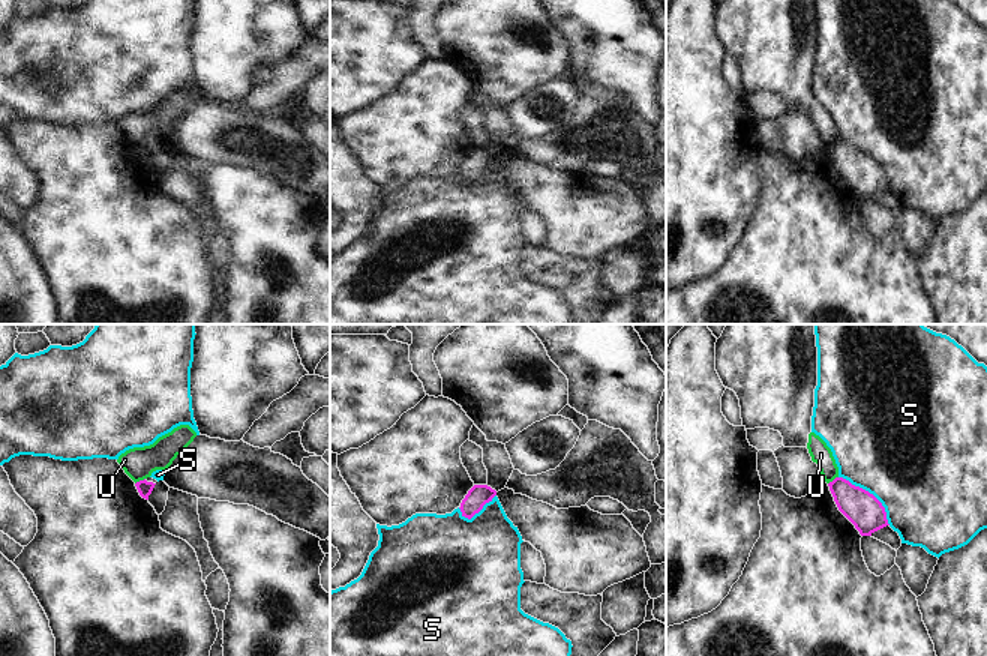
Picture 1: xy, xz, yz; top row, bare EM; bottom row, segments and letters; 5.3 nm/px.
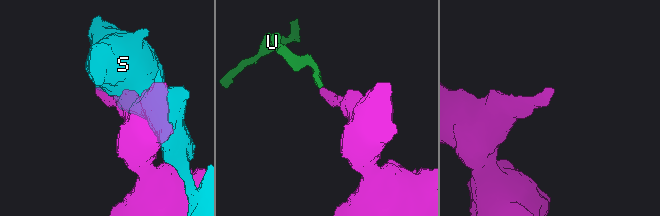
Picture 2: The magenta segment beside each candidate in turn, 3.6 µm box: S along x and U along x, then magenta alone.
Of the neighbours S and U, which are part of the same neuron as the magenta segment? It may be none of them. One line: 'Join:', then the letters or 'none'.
Join: none

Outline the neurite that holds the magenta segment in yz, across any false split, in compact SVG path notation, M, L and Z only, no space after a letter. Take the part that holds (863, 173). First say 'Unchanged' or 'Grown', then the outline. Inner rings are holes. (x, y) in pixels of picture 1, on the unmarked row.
Unchanged. M836 141L828 150L838 174L855 189L861 200L872 200L890 189L885 171L868 155L843 141Z

